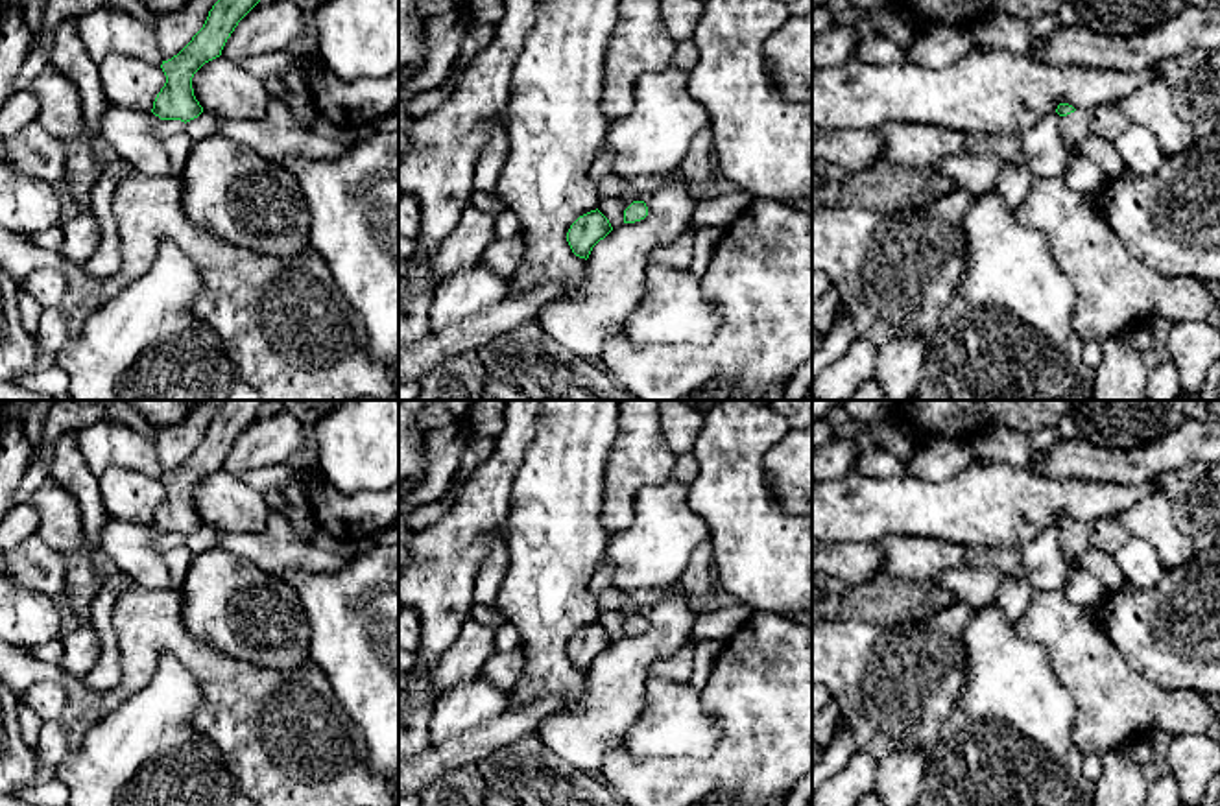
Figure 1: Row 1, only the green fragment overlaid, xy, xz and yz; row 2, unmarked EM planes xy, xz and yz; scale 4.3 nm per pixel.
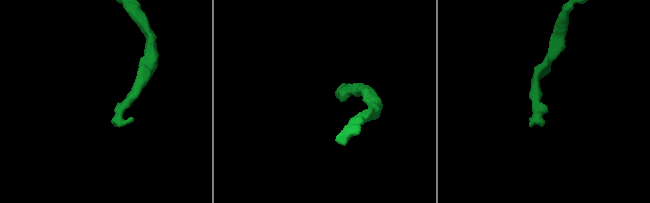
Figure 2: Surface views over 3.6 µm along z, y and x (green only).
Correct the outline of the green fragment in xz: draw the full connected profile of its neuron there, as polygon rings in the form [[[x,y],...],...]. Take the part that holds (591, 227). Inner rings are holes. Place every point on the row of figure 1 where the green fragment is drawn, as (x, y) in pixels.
[[[596,208],[580,216],[567,232],[572,253],[589,258],[592,247],[613,231],[609,219]]]

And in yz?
[[[1059,103],[1056,113],[1059,114],[1061,136],[1074,149],[1063,173],[1067,184],[1074,192],[1098,196],[1107,177],[1094,160],[1078,151],[1078,144],[1093,136],[1089,129],[1091,111],[1074,109],[1069,103]]]

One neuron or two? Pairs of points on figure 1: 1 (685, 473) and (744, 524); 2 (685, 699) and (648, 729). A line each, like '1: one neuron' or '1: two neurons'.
1: two neurons
2: one neuron

